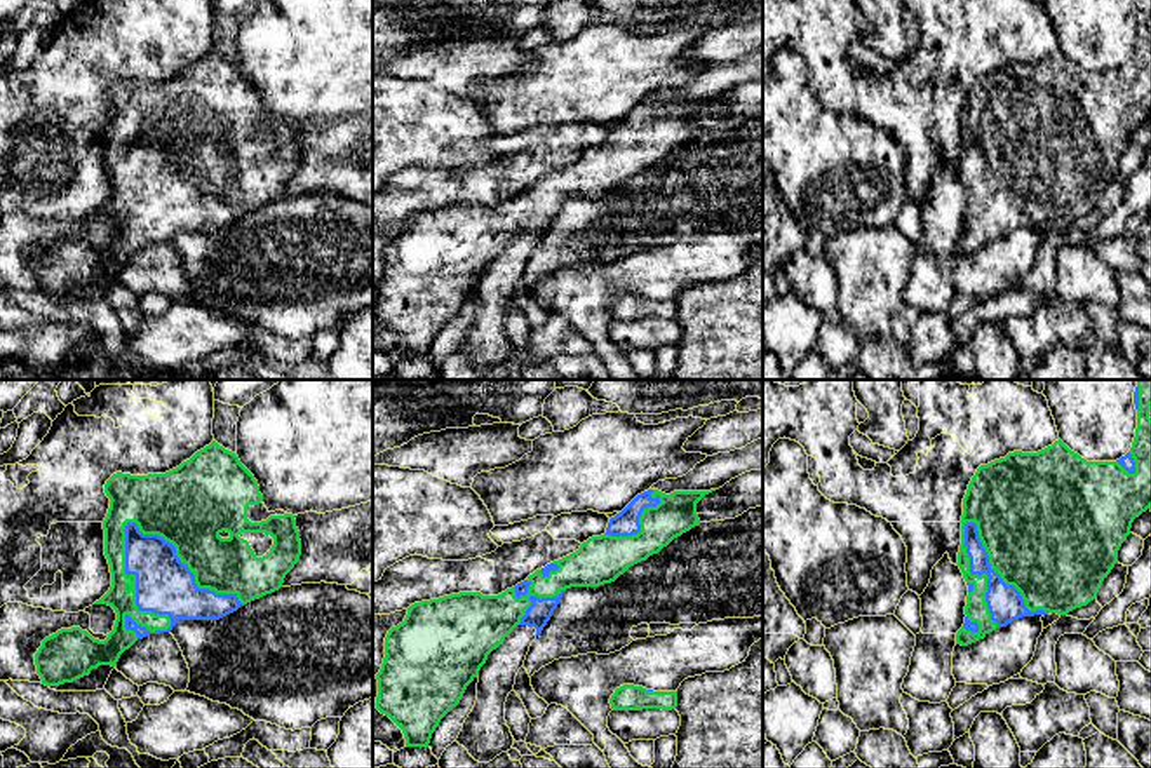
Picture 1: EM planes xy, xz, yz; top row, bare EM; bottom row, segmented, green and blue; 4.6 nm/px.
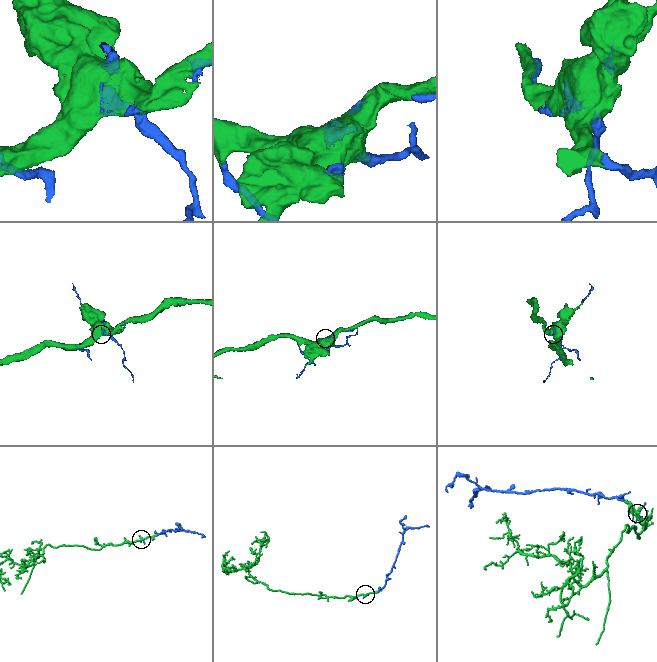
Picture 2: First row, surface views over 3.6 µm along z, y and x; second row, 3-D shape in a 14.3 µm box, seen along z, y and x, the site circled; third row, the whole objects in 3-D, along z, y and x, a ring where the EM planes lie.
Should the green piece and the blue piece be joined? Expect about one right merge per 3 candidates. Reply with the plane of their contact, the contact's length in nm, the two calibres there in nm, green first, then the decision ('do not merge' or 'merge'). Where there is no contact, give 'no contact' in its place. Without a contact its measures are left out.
contact in xy; length 650 nm; calibres 360 and 280 nm; merge

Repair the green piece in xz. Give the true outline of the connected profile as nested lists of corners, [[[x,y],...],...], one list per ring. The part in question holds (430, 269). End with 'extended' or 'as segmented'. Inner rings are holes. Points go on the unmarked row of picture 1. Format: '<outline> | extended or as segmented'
[[[648,99],[609,129],[604,145],[589,148],[576,162],[536,179],[498,205],[460,202],[411,214],[404,232],[385,247],[385,268],[376,284],[376,319],[402,340],[406,357],[428,357],[441,329],[460,313],[488,265],[517,235],[535,237],[540,246],[568,199],[611,193],[630,176],[658,164],[674,148],[700,134],[697,113],[712,101],[716,99],[665,104]]] | extended

